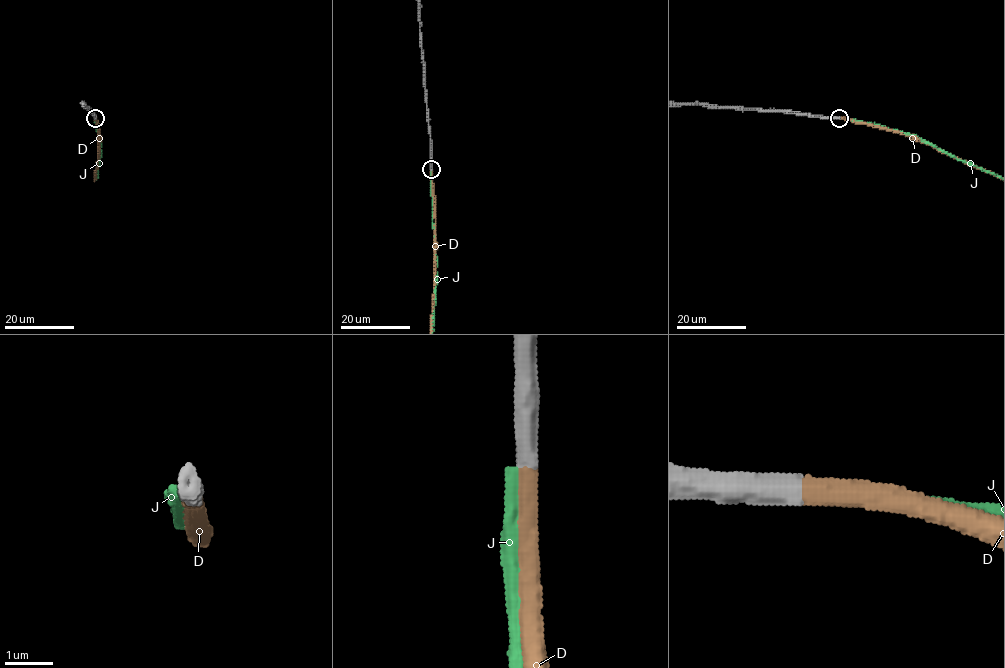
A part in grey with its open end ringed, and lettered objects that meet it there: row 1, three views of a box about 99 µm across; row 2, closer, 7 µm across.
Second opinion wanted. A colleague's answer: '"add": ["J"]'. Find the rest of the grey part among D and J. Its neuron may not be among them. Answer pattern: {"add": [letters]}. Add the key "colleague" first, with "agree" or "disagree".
{"colleague": "disagree", "add": ["D"]}

